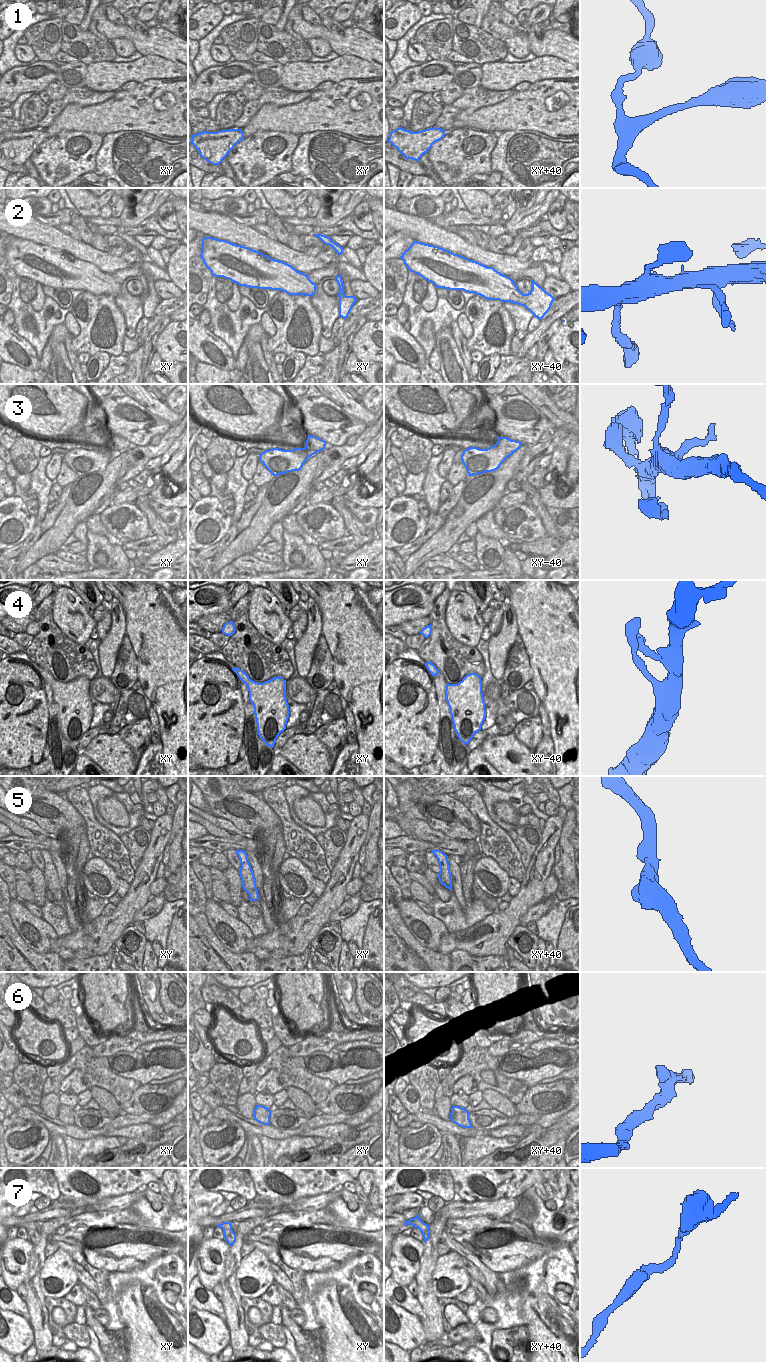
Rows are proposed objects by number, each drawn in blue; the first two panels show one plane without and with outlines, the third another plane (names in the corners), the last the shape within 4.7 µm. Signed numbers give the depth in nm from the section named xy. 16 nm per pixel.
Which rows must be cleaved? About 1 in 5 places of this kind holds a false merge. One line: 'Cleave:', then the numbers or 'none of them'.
Cleave: 1, 6

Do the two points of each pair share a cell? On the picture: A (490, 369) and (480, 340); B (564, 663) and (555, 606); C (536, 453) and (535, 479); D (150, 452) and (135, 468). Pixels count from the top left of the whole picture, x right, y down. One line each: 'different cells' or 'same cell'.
A: different cells
B: same cell
C: different cells
D: same cell

